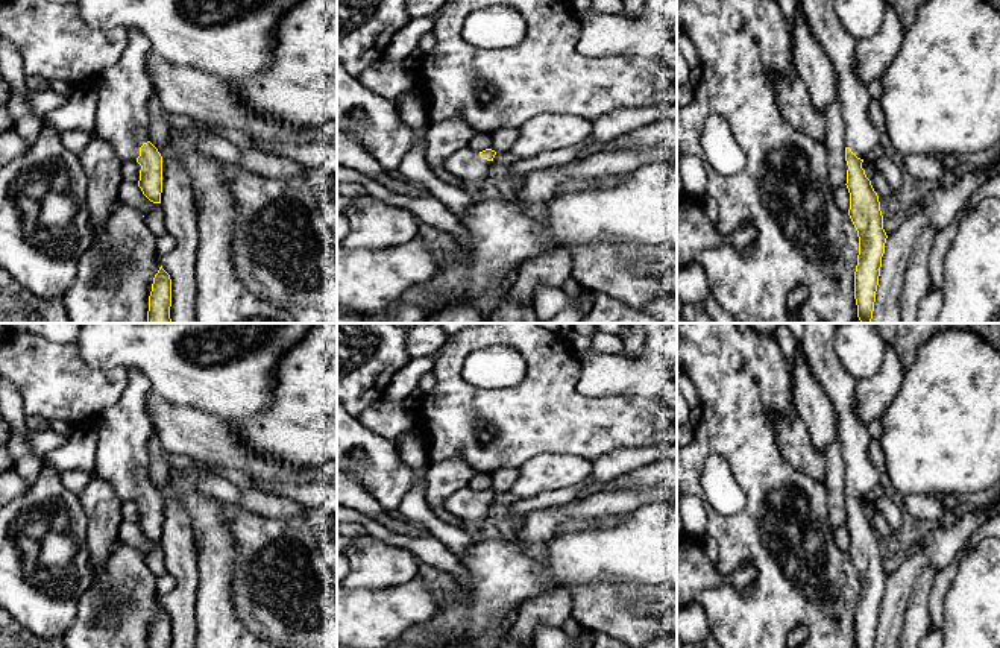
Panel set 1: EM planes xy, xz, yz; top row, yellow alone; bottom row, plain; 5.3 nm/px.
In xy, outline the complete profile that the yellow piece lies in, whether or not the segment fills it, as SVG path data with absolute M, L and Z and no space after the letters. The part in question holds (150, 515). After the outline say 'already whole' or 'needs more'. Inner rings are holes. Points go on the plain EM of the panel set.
M132 369L126 372L127 385L121 398L97 419L96 473L112 486L123 502L135 499L141 505L138 527L150 542L161 543L162 496L149 481L149 440L153 434L153 425L146 411L146 401L152 388L140 372Z; needs more

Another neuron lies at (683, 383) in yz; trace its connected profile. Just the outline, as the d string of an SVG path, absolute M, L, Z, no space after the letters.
M686 375L677 378L677 388L681 392L692 411L695 411L701 405L695 385Z

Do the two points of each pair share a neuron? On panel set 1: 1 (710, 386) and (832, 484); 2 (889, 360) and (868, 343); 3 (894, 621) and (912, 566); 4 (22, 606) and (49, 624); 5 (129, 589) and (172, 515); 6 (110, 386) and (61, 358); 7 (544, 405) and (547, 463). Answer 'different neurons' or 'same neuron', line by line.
1: different neurons
2: different neurons
3: same neuron
4: same neuron
5: different neurons
6: same neuron
7: different neurons

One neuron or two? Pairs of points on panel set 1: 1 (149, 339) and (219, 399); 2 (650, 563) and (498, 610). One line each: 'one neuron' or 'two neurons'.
1: one neuron
2: one neuron

